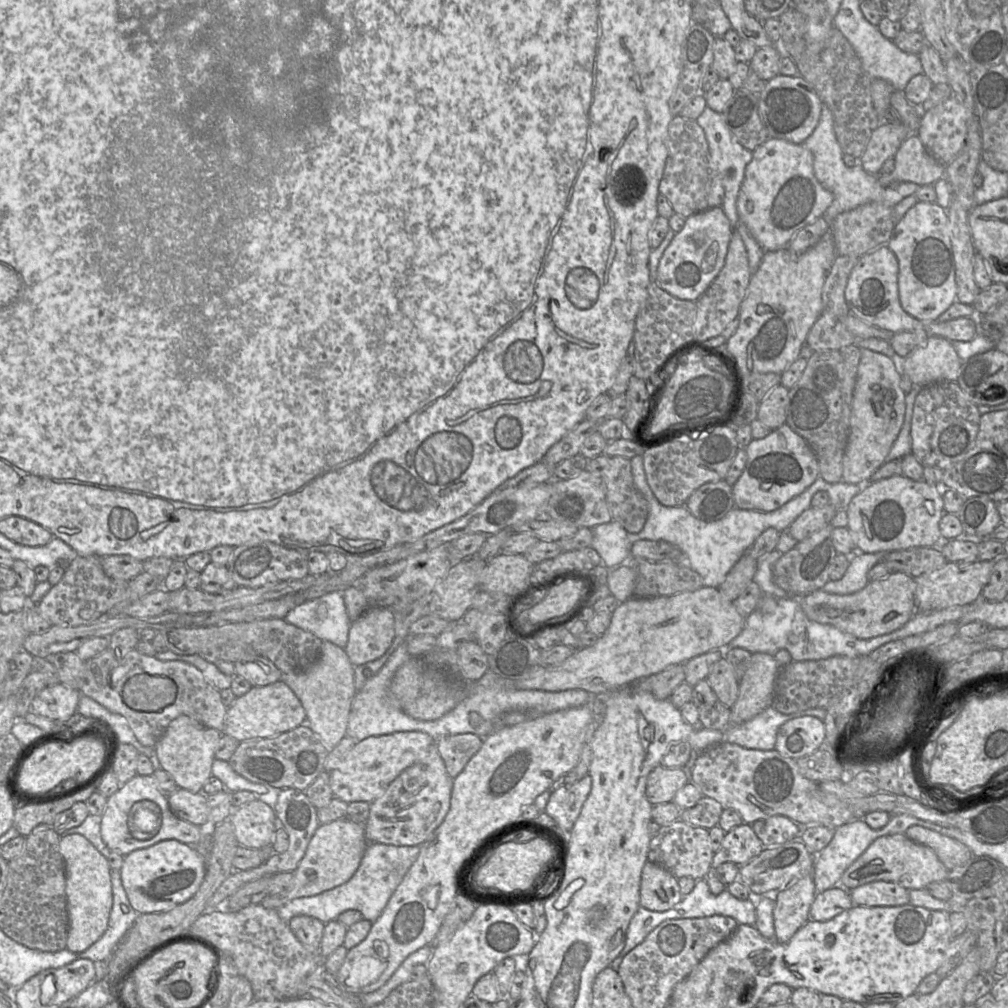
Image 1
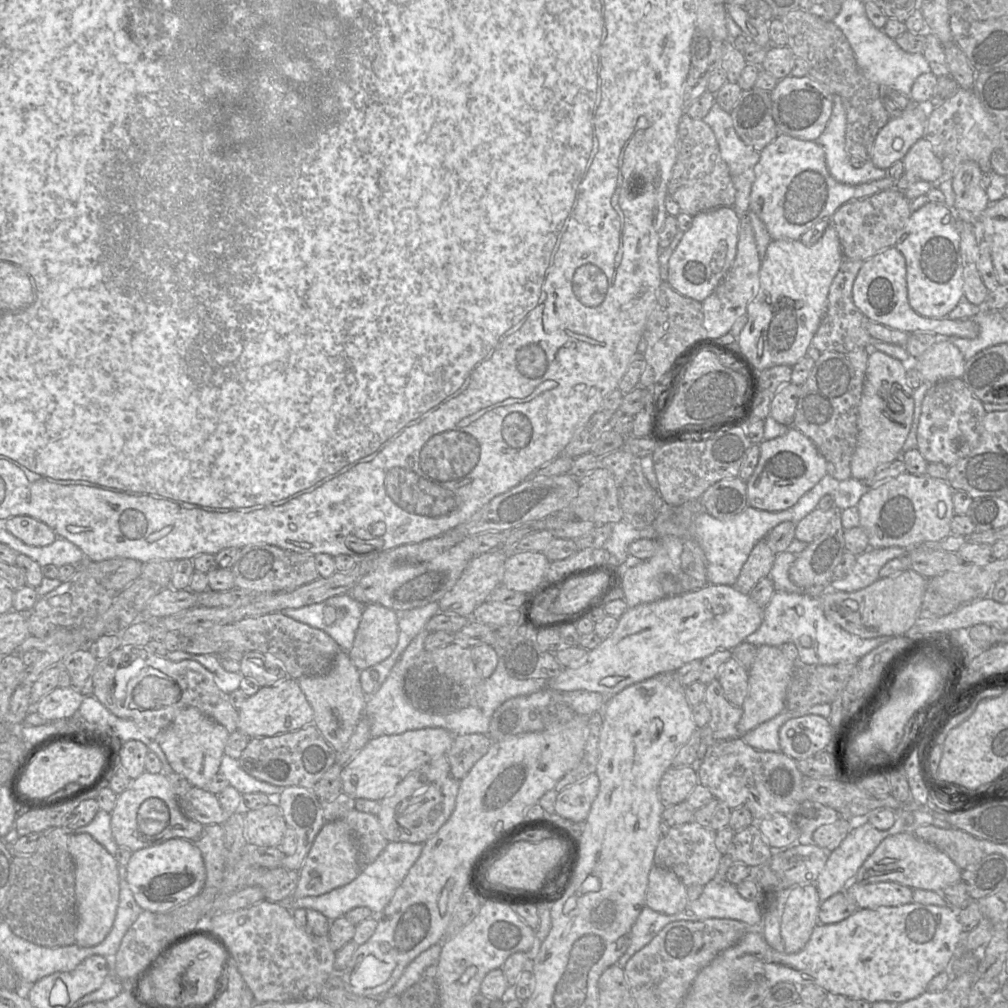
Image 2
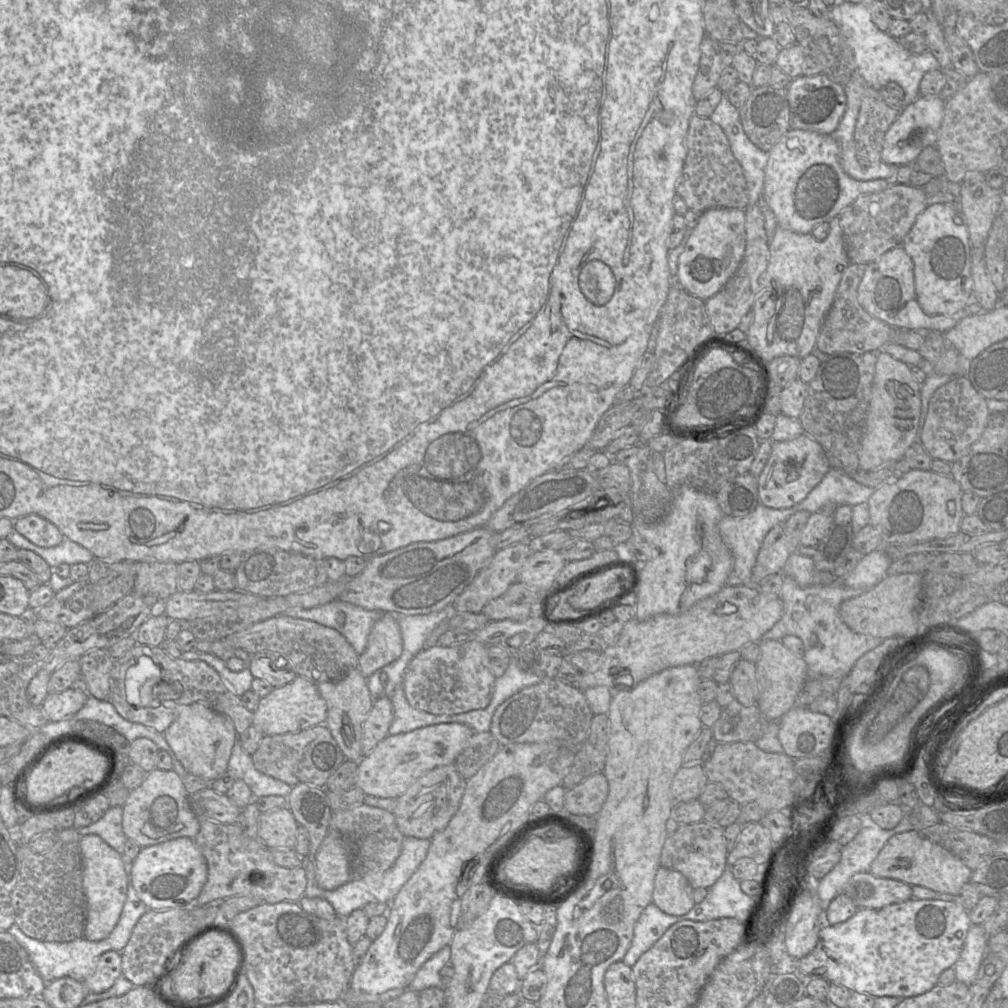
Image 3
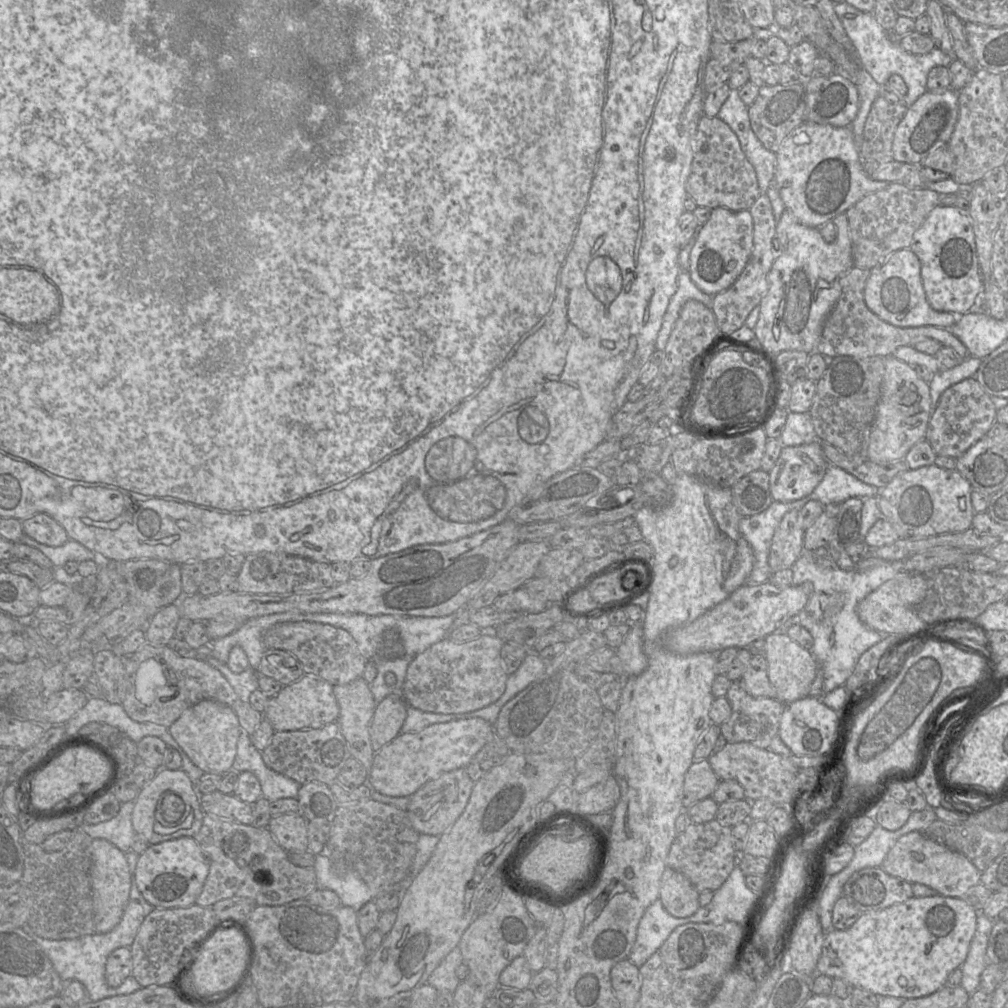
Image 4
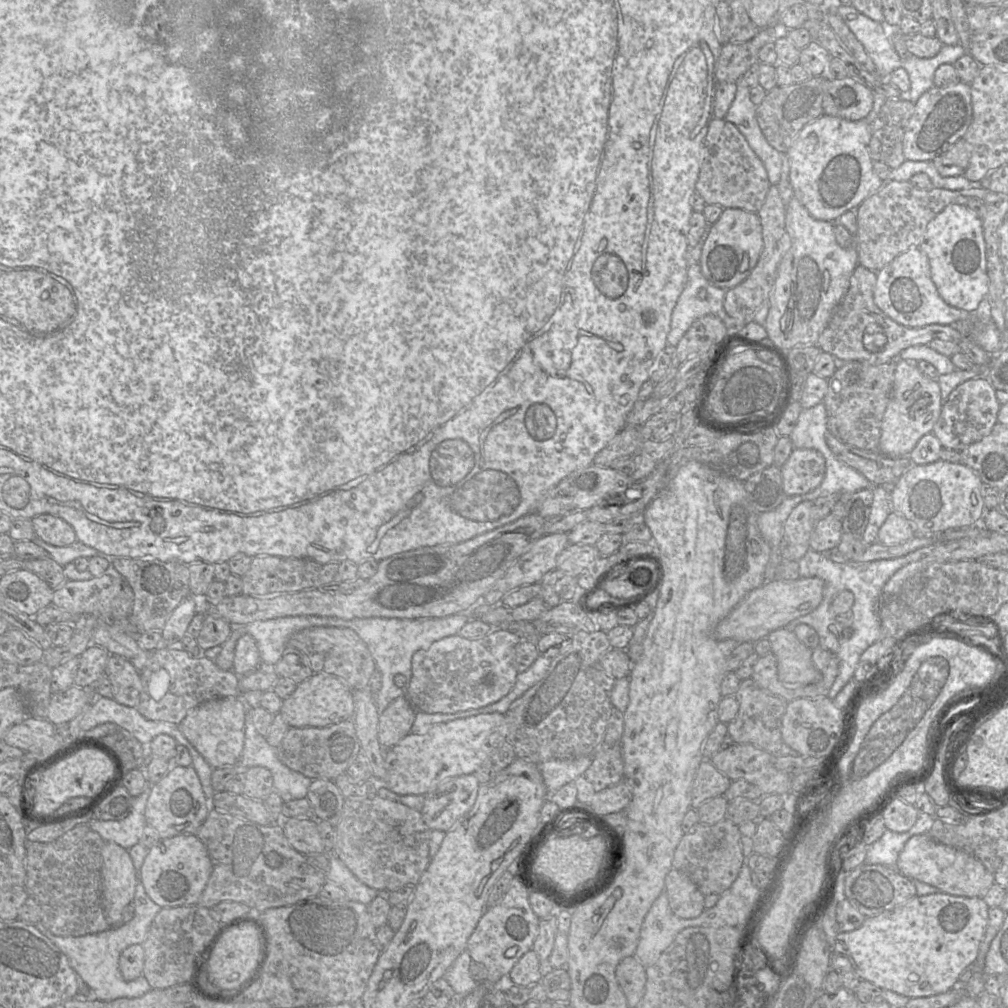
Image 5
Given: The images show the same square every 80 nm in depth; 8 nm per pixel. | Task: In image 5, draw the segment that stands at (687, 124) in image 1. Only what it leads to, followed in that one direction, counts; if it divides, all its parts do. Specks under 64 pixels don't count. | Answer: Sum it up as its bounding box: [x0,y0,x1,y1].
[695,117,770,213]

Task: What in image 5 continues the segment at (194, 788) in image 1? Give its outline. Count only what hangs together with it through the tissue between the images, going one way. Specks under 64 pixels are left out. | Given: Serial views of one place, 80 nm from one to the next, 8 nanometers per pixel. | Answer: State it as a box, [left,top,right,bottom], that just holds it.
[178,696,247,769]

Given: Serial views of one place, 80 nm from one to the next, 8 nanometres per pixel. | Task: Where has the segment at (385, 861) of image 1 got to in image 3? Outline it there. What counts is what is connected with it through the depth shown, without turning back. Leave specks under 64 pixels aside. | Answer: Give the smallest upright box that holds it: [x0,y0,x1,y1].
[302,837,430,917]

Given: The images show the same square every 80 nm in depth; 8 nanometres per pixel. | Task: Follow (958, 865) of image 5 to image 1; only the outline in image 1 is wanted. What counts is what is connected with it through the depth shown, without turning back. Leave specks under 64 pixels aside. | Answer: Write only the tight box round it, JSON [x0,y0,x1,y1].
[840,834,949,890]

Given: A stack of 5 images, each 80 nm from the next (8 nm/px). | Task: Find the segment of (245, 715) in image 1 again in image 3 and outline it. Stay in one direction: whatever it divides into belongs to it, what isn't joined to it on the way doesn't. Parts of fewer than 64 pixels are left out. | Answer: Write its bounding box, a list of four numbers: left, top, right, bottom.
[252,676,326,736]

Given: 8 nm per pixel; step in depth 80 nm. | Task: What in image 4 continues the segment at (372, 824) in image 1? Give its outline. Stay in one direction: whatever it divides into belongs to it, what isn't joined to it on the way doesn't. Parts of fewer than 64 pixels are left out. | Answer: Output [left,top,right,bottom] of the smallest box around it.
[407,768,474,836]

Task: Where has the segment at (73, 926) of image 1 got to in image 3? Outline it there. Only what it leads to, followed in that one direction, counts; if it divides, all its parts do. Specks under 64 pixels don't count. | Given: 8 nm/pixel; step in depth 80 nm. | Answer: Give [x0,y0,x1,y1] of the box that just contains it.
[81,834,127,941]

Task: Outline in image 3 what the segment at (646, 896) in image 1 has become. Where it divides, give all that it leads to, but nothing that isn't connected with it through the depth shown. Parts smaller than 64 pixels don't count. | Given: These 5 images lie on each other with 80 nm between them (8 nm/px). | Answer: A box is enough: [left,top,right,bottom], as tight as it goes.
[652,866,695,916]

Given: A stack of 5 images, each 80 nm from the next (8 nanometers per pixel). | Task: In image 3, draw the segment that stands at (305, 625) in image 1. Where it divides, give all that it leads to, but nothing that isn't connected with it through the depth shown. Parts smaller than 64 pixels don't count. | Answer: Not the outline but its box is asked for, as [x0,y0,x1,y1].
[276,599,384,654]

